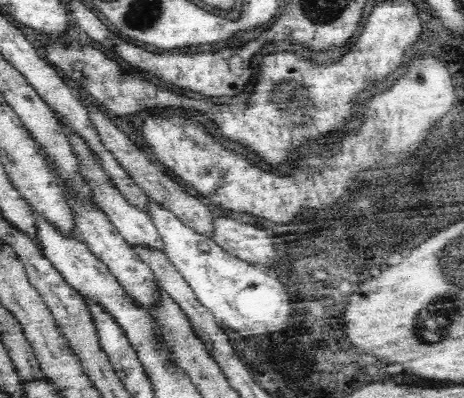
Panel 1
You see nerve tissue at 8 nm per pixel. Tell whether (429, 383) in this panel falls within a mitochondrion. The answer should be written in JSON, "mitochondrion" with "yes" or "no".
{"mitochondrion":"no"}

